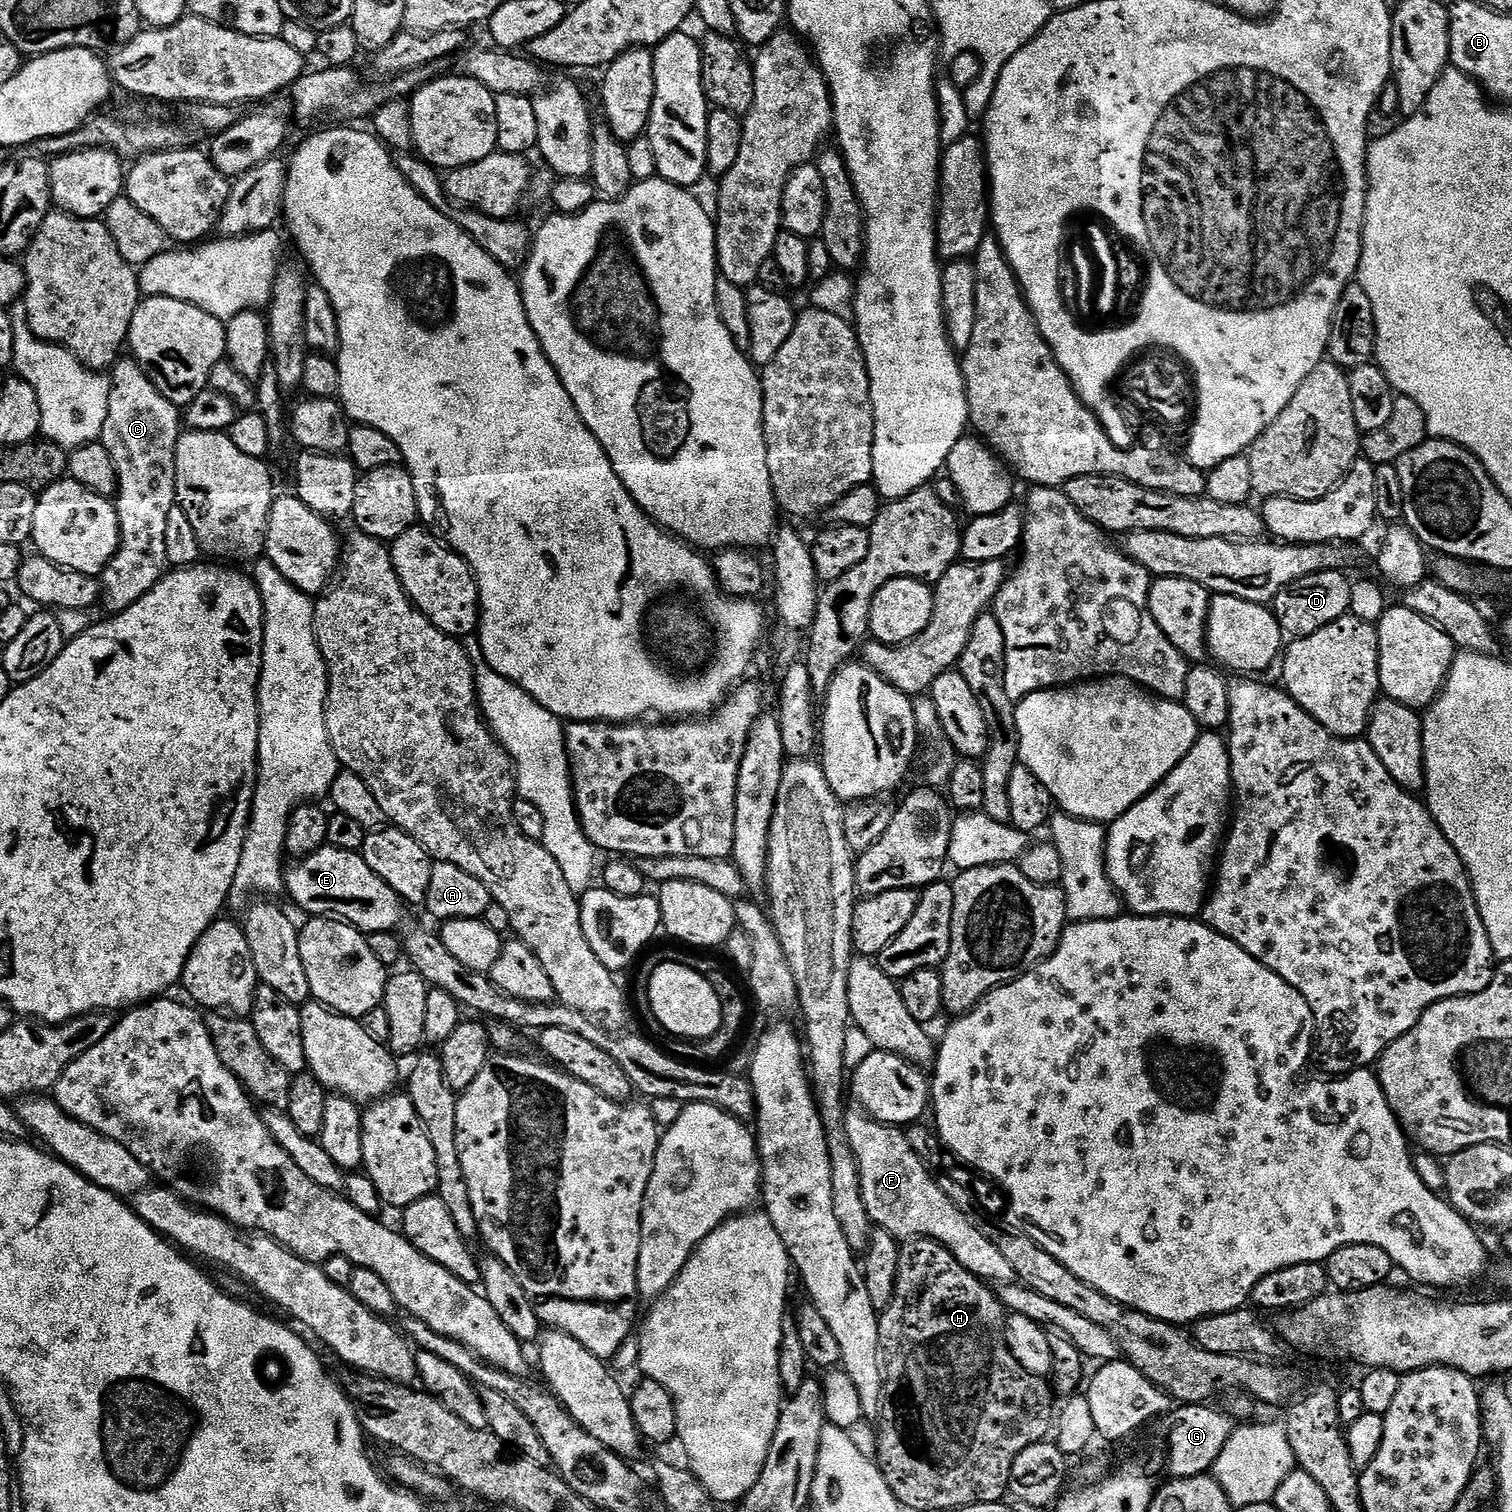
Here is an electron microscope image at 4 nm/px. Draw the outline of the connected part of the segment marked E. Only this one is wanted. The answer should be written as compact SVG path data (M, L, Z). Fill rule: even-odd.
M331 846L319 848L314 854L295 861L286 872L286 892L312 918L335 918L351 924L359 932L391 932L399 929L406 905L400 895L370 866L366 866L360 852L347 852ZM293 867L293 868L292 868Z

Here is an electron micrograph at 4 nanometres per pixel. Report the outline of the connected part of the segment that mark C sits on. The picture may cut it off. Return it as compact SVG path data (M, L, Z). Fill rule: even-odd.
M117 359L110 369L110 379L110 406L99 443L110 454L116 471L114 503L120 519L120 545L102 573L102 604L109 608L109 613L115 614L134 606L170 568L166 558L166 521L170 519L170 510L177 507L176 447L182 435L182 412L160 393L137 360Z

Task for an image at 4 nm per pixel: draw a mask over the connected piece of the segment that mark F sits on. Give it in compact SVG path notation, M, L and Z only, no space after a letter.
M855 1110L856 1112L849 1111L844 1117L844 1125L846 1126L846 1134L848 1135L848 1144L854 1150L854 1158L858 1162L858 1174L862 1182L862 1202L866 1202L866 1210L868 1217L871 1218L875 1227L886 1230L891 1236L896 1237L897 1240L903 1242L906 1240L915 1240L923 1238L926 1240L936 1240L940 1244L946 1246L946 1250L950 1250L950 1254L954 1254L954 1258L958 1258L958 1262L962 1262L962 1266L966 1266L966 1270L970 1270L970 1274L974 1274L980 1280L991 1282L993 1285L999 1286L1001 1284L1010 1284L1016 1280L1013 1268L1010 1267L1010 1261L1004 1257L1001 1252L994 1247L994 1242L986 1242L986 1238L982 1238L982 1230L978 1230L969 1217L962 1214L962 1210L958 1206L954 1206L954 1202L948 1197L947 1192L940 1187L937 1177L931 1176L928 1173L929 1165L921 1160L920 1155L910 1146L907 1135L899 1127L890 1124L880 1124L877 1120L873 1120L871 1116L865 1114L863 1111Z

